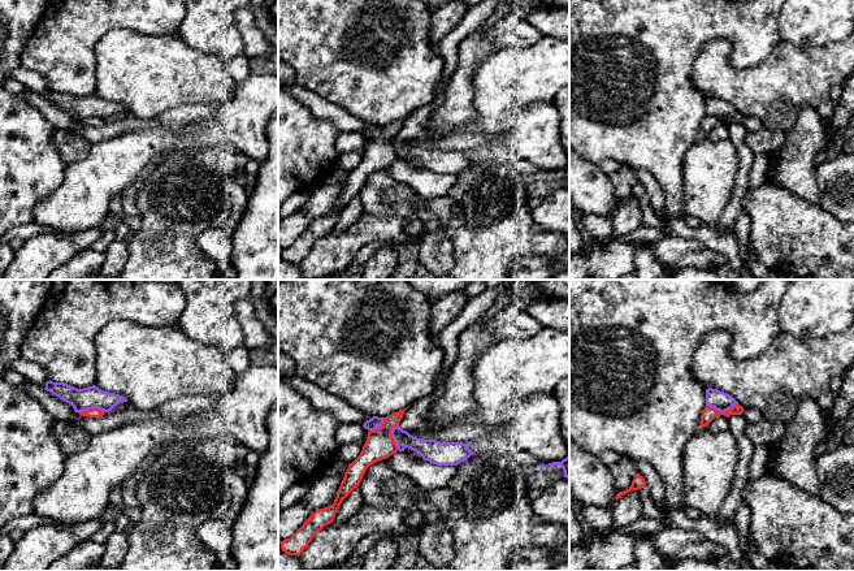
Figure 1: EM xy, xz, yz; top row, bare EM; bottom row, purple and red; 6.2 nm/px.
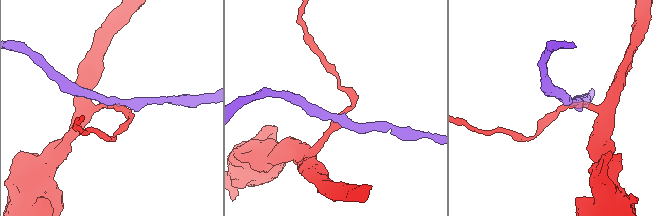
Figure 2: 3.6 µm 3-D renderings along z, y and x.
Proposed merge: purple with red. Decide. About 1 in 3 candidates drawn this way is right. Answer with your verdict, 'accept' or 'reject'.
reject

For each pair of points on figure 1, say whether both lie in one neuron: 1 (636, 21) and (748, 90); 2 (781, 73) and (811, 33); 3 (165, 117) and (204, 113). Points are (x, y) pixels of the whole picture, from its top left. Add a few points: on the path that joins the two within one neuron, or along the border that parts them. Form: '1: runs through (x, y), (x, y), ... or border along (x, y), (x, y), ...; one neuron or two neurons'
1: border along (716, 37), (694, 61), (697, 89); two neurons
2: border along (780, 38), (801, 47), (822, 47), (831, 42); two neurons
3: runs through (174, 117), (195, 113); one neuron

